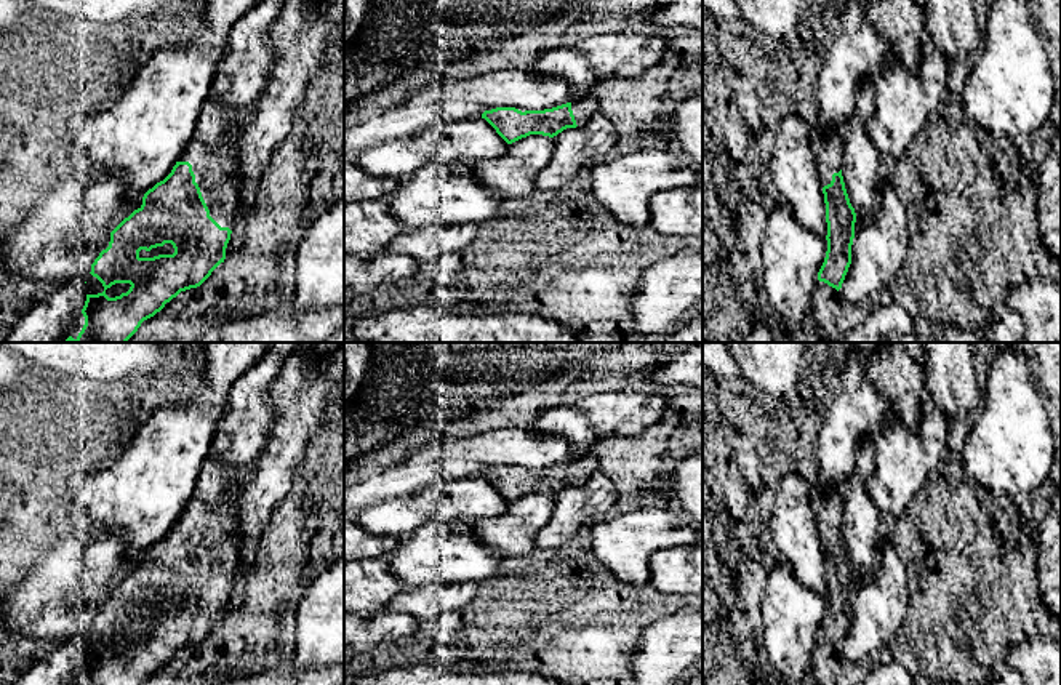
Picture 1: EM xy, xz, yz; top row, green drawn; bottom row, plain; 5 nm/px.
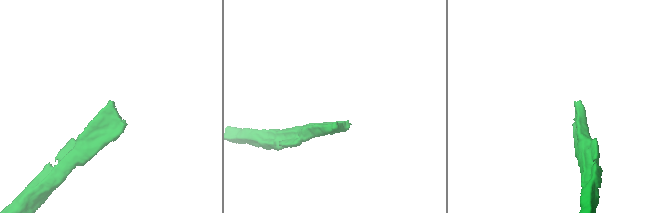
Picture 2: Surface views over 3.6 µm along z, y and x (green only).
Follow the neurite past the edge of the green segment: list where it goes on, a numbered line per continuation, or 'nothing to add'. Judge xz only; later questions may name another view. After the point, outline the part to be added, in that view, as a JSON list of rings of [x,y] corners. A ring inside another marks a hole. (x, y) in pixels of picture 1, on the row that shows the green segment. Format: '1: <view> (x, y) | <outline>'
1: xz (583, 108) | [[[591,93],[583,98],[573,98],[570,102],[578,126],[599,110],[599,102]]]

